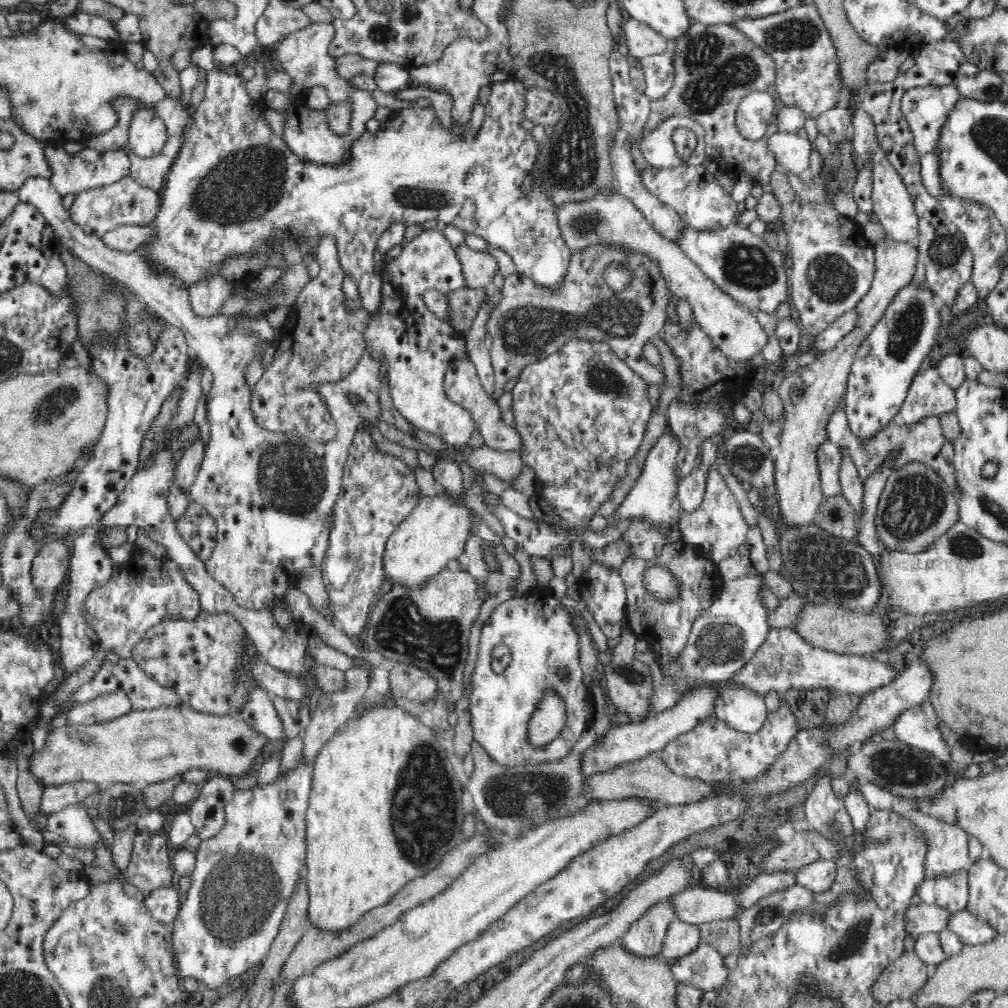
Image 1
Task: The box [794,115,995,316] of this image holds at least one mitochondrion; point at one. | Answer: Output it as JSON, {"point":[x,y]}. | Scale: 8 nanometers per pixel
{"point":[830,278]}

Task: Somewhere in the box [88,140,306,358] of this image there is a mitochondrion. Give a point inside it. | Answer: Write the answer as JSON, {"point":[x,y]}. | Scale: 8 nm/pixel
{"point":[252,182]}

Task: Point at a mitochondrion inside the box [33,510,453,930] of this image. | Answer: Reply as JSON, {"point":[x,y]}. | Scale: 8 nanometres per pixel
{"point":[120,808]}

